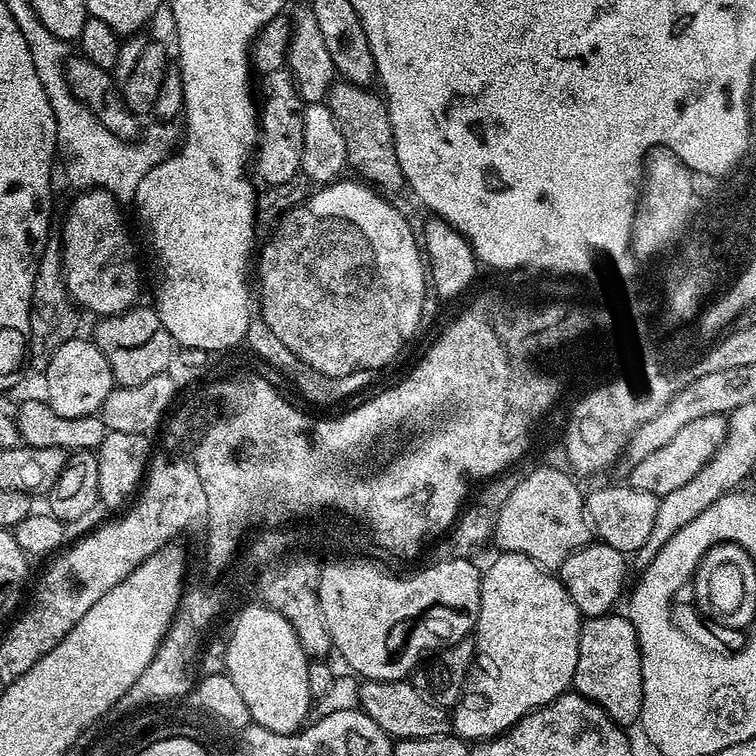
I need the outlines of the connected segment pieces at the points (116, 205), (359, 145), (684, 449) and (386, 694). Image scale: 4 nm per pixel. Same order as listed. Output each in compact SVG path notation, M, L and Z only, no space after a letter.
M90 188L76 194L68 213L64 216L64 281L73 301L85 313L93 312L96 318L113 316L133 307L140 296L140 264L136 261L136 248L132 245L132 236L124 225L124 216L120 213L121 201L114 199L103 188Z
M337 82L329 90L326 103L342 129L342 138L346 138L348 168L356 171L355 175L371 187L385 193L396 192L404 184L404 175L392 145L388 105L377 93L376 97L372 90L368 86Z
M723 415L707 416L706 418L694 418L682 430L678 430L678 435L666 442L666 446L661 446L659 450L654 450L654 454L646 454L642 462L631 465L627 483L638 490L646 490L650 494L662 497L670 494L670 490L678 490L678 486L686 486L706 462L718 450L718 446L724 440L724 430L726 420Z
M364 680L360 684L359 709L374 722L393 741L406 738L434 738L447 736L450 732L450 712L441 707L432 698L423 696L414 685L403 680Z

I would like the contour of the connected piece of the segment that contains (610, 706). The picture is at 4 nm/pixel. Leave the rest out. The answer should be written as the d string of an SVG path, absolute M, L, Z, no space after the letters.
M609 614L585 619L578 638L578 666L572 688L592 700L615 724L635 725L642 710L642 662L640 643L627 615Z

